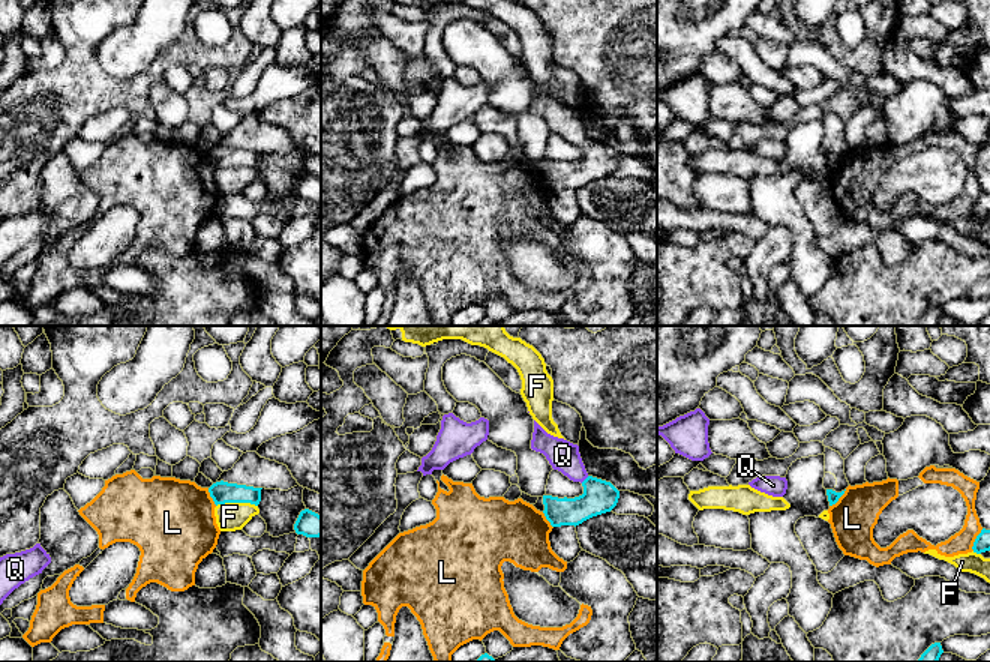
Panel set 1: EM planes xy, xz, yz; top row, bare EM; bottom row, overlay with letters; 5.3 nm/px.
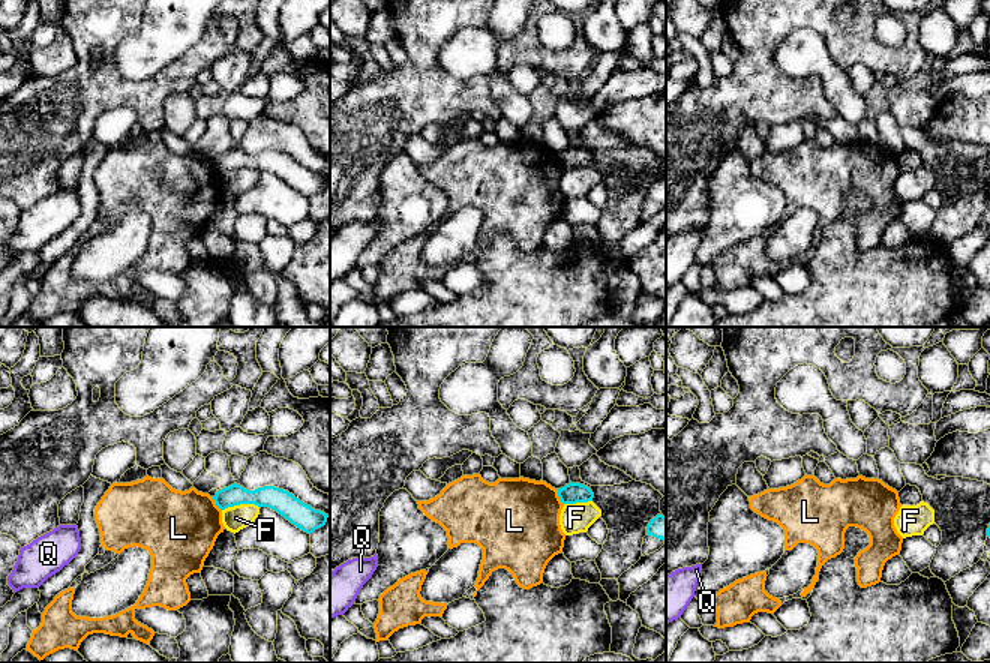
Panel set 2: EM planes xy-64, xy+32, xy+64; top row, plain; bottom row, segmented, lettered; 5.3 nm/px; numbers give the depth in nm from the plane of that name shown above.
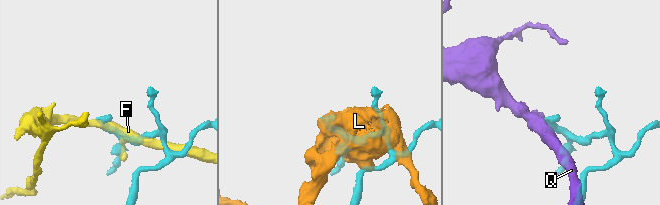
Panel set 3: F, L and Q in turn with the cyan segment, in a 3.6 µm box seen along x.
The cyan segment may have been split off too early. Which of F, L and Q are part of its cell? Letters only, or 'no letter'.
Q

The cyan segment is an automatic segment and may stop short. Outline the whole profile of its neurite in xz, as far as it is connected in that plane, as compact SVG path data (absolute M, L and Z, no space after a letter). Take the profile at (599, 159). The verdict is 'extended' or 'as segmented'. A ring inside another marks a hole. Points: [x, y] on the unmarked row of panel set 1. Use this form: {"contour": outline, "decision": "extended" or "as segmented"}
{"contour": "M534 84L531 113L543 117L554 134L584 150L584 158L574 162L543 159L543 177L552 191L576 191L592 180L610 176L616 170L620 155L610 146L586 137L578 108L548 98Z", "decision": "extended"}

